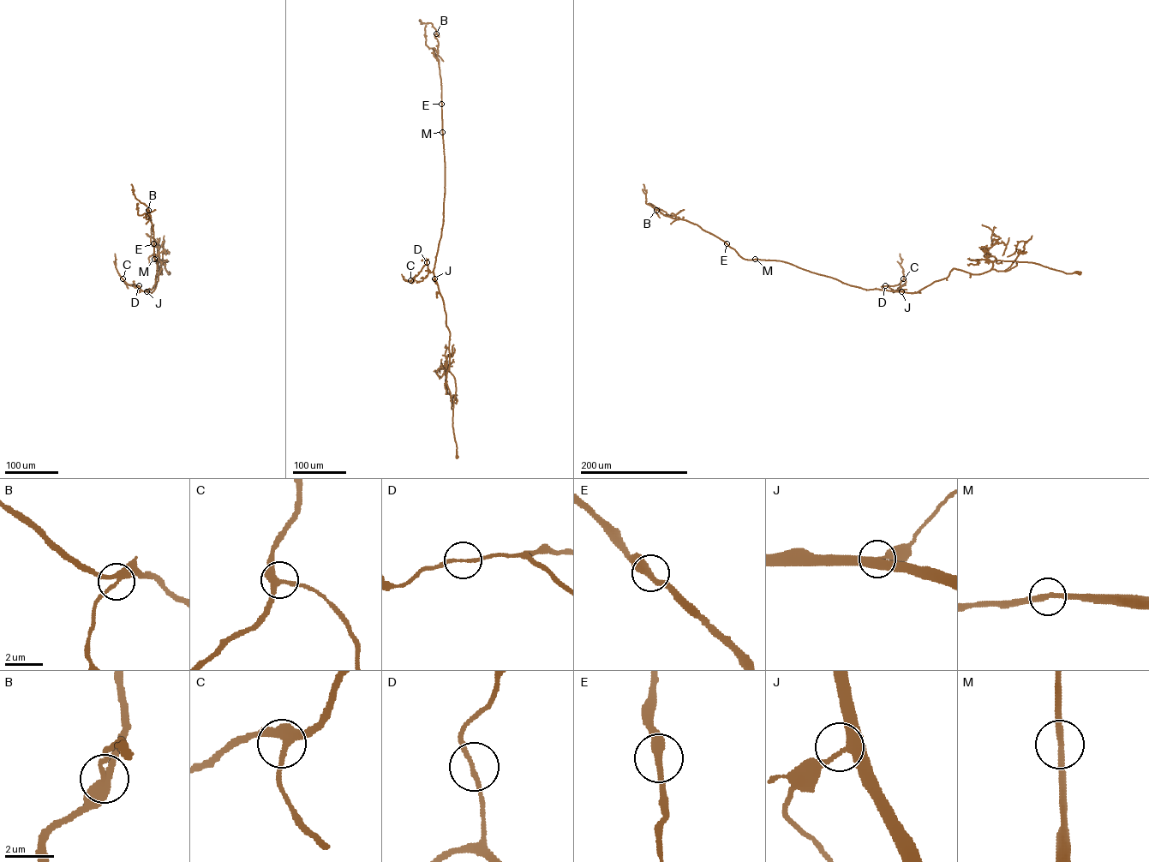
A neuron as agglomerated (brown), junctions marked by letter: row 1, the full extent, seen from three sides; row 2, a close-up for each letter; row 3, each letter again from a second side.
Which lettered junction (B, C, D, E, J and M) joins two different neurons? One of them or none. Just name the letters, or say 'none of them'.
none of them

